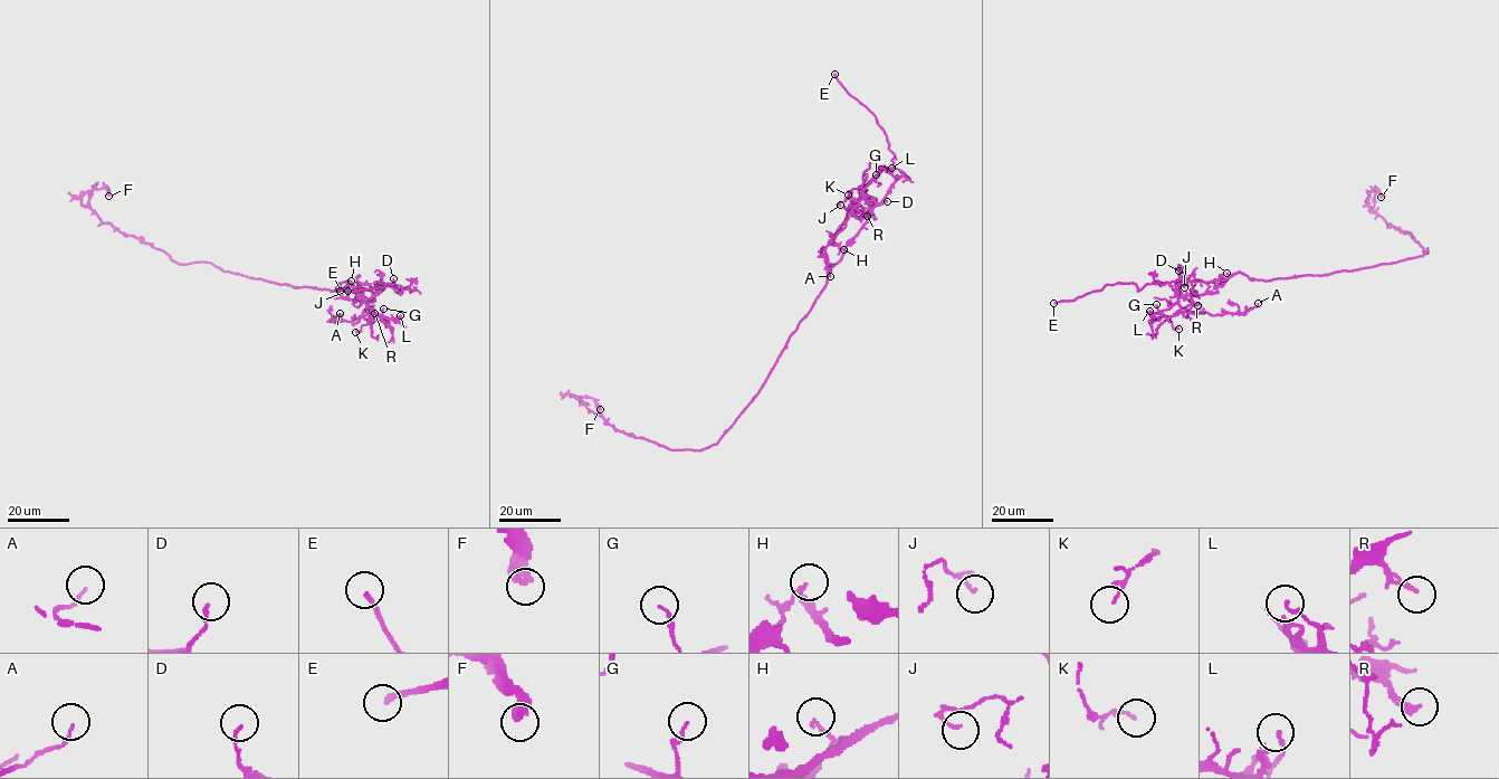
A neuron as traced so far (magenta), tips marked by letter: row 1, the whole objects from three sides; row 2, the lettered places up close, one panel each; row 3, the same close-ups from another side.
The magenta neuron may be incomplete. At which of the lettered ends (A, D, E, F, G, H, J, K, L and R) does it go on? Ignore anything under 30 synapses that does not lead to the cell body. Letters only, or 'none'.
E

